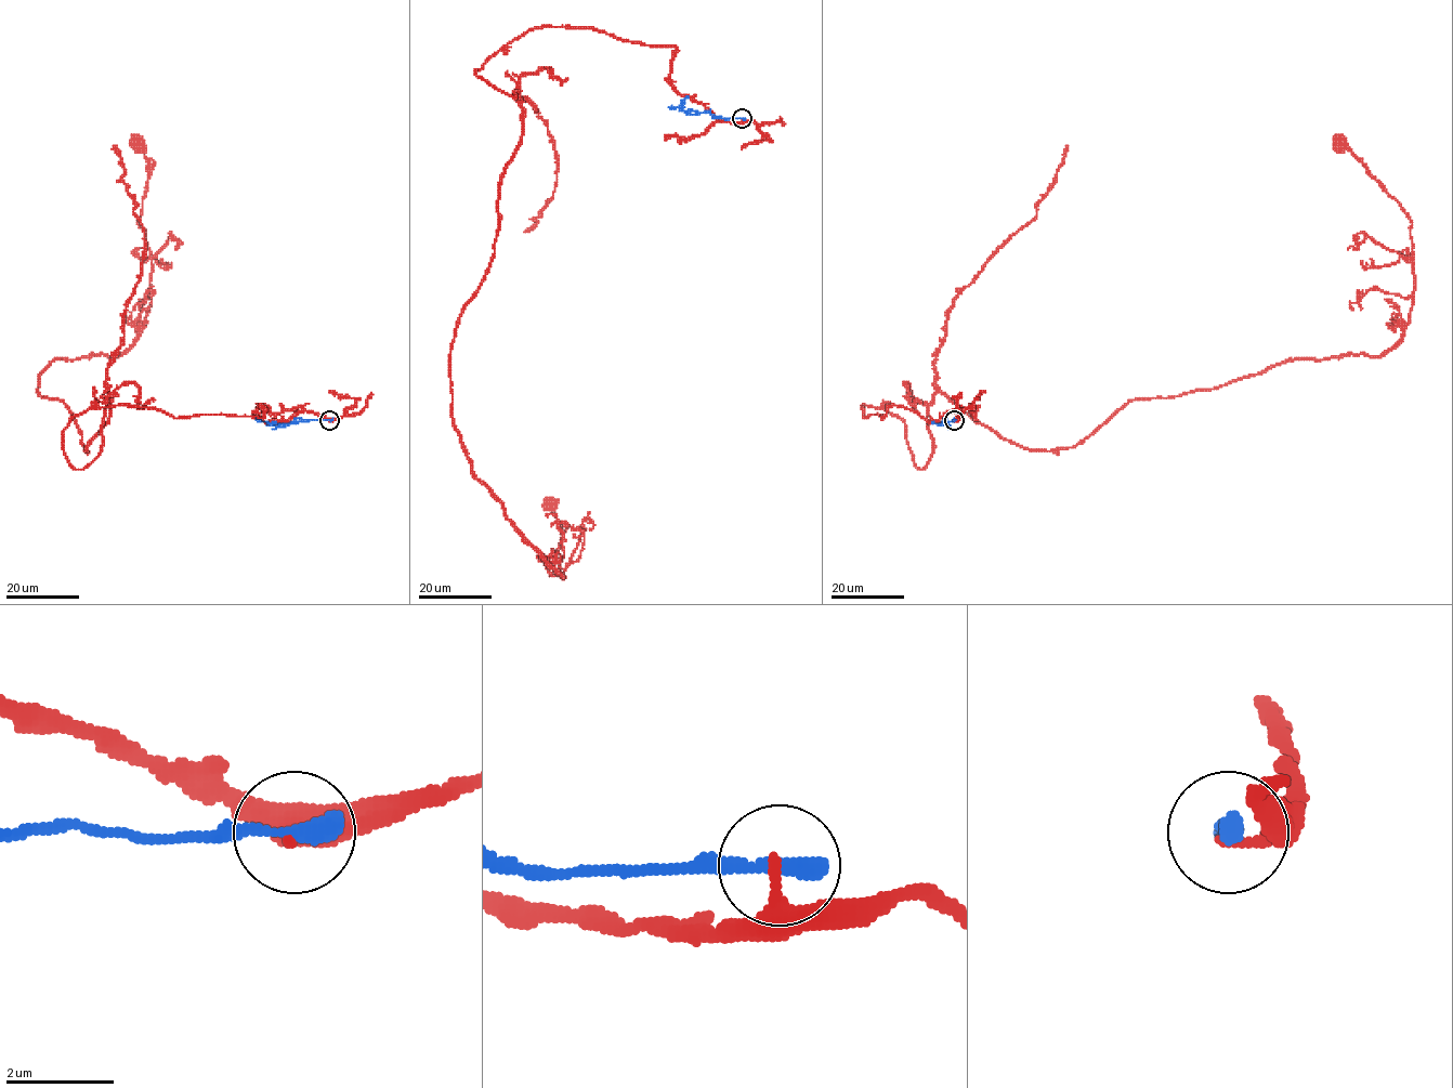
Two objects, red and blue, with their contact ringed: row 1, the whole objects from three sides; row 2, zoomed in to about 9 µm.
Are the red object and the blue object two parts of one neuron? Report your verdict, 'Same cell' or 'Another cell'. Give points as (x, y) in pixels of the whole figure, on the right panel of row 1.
Another cell

